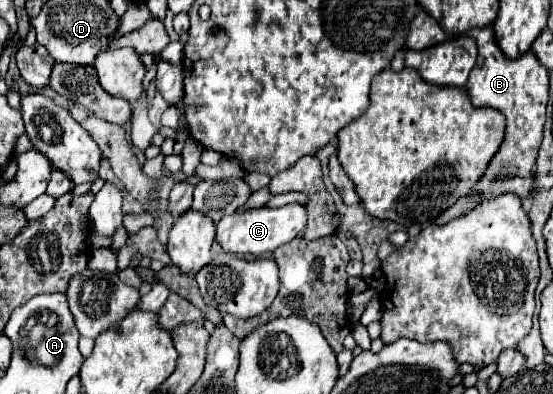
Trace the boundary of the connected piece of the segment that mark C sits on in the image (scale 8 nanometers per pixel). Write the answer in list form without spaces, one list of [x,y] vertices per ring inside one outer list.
[[[290,203],[276,209],[258,207],[258,209],[246,209],[242,213],[232,213],[222,217],[216,225],[216,241],[224,247],[224,251],[266,255],[278,249],[280,245],[290,243],[294,237],[302,235],[304,229],[306,229],[306,207],[300,203]]]

